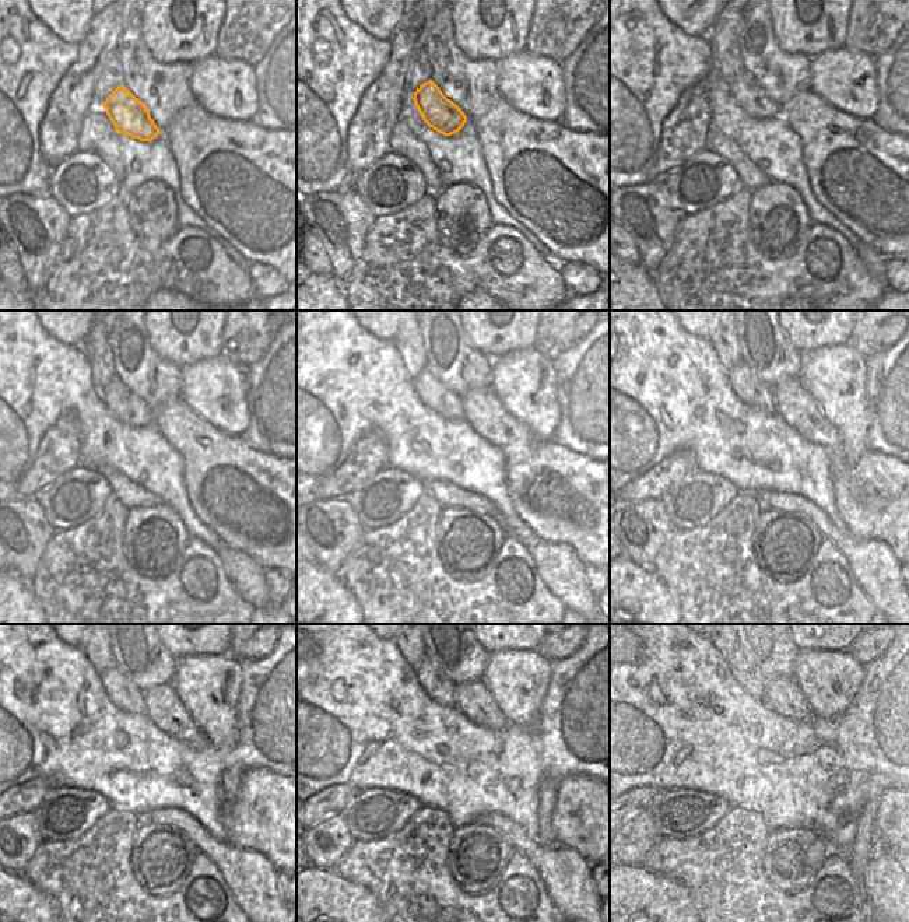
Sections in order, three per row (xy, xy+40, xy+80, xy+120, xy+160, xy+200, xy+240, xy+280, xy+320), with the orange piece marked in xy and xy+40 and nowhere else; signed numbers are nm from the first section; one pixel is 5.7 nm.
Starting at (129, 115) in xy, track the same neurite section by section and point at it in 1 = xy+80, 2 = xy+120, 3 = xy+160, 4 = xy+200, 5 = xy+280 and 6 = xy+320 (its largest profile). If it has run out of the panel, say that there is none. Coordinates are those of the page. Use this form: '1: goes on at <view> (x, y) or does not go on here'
1: goes on at xy+80 (746, 91)
2: goes on at xy+120 (127, 407)
3: goes on at xy+160 (435, 396)
4: goes on at xy+200 (741, 379)
5: goes on at xy+280 (435, 684)
6: goes on at xy+320 (743, 669)

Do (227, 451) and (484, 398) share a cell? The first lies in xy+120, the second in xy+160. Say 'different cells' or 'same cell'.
same cell

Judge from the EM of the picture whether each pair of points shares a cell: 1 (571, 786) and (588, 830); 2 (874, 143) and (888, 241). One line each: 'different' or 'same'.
1: same
2: same

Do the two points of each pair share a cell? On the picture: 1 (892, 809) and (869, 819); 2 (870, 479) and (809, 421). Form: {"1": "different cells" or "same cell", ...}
{"1": "different cells", "2": "same cell"}

